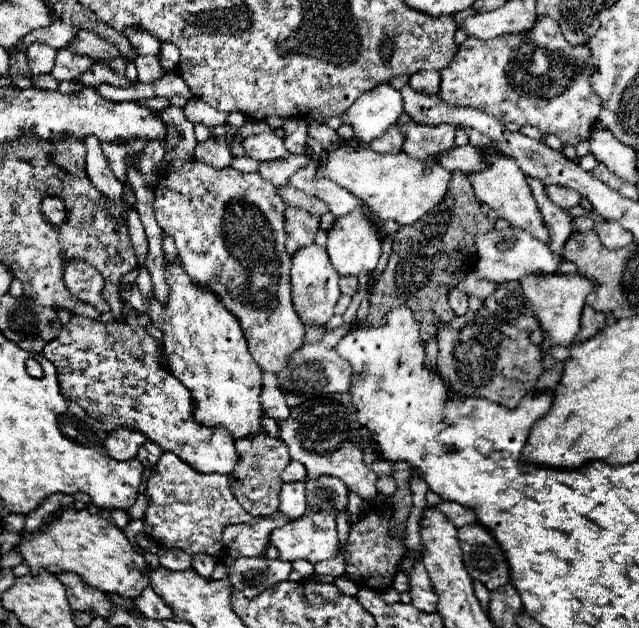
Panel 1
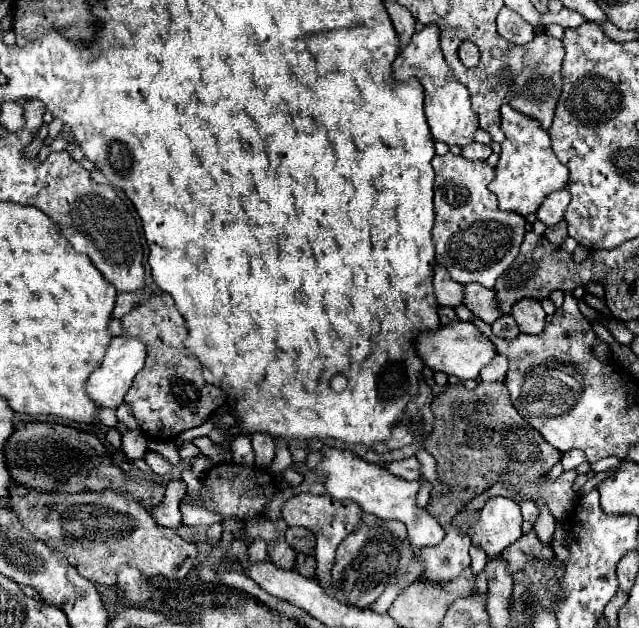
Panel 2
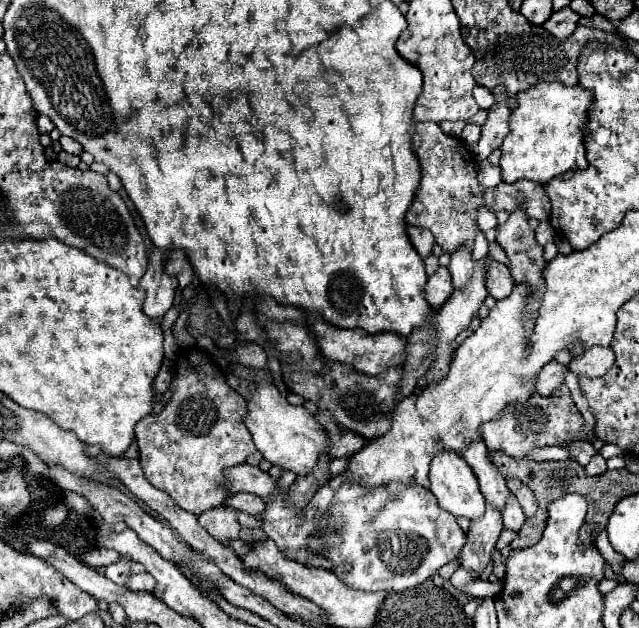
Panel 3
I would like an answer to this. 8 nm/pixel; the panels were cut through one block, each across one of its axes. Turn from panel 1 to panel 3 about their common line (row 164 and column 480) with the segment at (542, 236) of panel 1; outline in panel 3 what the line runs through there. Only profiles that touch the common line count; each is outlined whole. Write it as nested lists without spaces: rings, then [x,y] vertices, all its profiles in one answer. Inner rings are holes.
[[[440,452],[434,456],[430,464],[430,490],[436,496],[440,508],[448,510],[452,516],[464,516],[470,520],[476,520],[484,516],[486,512],[486,502],[482,498],[482,492],[478,488],[478,478],[474,470],[466,464],[466,460],[454,452]]]

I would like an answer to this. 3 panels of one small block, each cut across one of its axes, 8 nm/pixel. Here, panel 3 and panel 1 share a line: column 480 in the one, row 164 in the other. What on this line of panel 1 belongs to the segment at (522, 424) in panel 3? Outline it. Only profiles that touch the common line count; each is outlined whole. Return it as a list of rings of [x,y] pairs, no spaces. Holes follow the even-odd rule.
[[[408,122],[400,126],[404,136],[402,152],[424,160],[426,166],[436,162],[436,156],[454,148],[454,134],[456,126],[440,124],[440,126],[422,126],[416,122]]]

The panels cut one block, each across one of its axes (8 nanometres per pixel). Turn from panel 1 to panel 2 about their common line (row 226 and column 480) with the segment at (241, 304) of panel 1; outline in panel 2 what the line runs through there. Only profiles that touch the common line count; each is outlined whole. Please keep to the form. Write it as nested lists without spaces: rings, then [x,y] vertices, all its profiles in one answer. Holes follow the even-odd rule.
[[[448,152],[446,156],[434,156],[432,166],[436,172],[436,222],[432,230],[436,244],[436,262],[446,268],[452,280],[460,284],[478,282],[486,288],[494,288],[498,276],[518,256],[526,232],[526,220],[514,212],[498,210],[498,200],[488,190],[494,168],[490,168],[486,162],[466,160]]]

